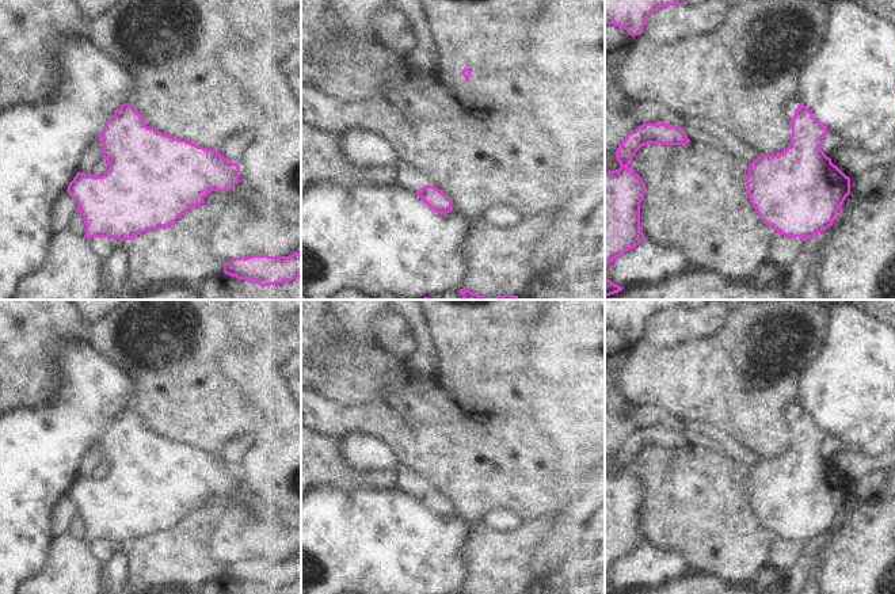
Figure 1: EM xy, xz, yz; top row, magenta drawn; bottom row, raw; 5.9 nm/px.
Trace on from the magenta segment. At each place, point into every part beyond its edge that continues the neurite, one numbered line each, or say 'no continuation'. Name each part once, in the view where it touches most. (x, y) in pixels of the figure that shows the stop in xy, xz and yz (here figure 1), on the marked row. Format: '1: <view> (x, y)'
1: xz (407, 178)

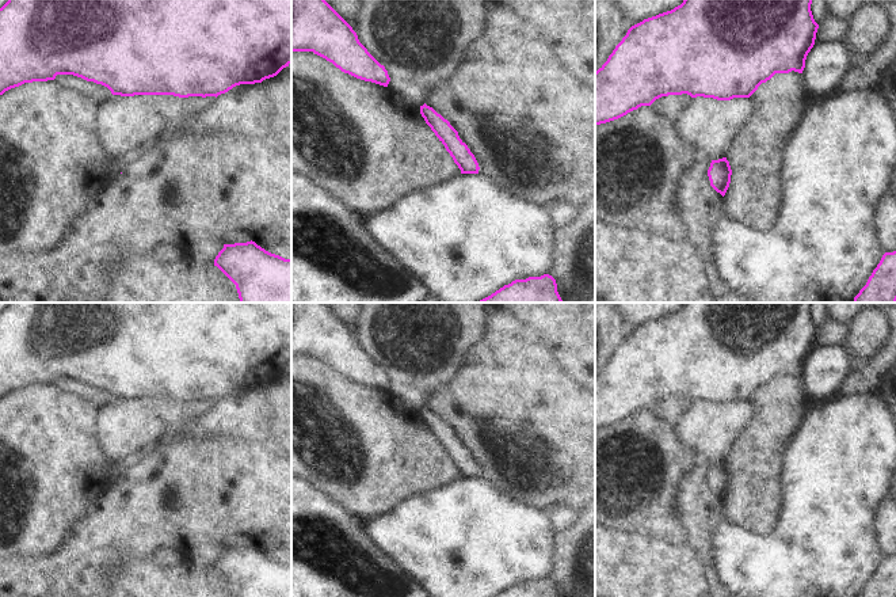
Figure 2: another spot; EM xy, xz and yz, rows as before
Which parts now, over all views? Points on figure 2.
no continuation

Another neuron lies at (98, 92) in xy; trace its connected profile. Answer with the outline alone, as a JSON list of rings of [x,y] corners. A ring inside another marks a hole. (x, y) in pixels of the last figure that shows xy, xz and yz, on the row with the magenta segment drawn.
[[[57,75],[54,80],[61,87],[65,87],[68,90],[75,90],[94,99],[98,104],[108,100],[113,96],[111,91],[107,87],[96,84],[94,81],[87,81],[73,75]]]

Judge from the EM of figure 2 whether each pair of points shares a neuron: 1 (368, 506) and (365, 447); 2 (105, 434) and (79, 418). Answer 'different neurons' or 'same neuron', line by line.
1: same neuron
2: different neurons

